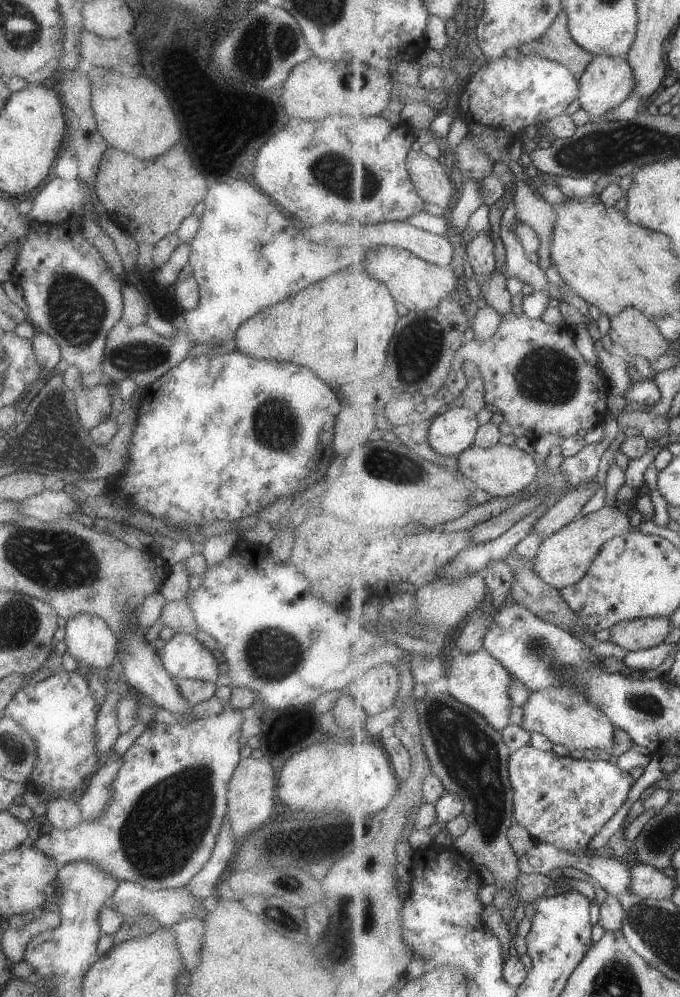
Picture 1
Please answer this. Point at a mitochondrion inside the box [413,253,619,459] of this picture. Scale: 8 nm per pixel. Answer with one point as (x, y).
(547, 376)

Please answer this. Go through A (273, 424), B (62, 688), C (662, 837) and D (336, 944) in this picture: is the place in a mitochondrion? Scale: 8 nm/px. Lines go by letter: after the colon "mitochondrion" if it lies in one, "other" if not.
A: mitochondrion
B: other
C: mitochondrion
D: mitochondrion

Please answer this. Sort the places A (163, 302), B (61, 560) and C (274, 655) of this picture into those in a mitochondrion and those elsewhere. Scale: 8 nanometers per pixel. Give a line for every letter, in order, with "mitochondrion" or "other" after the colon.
A: other
B: mitochondrion
C: mitochondrion

